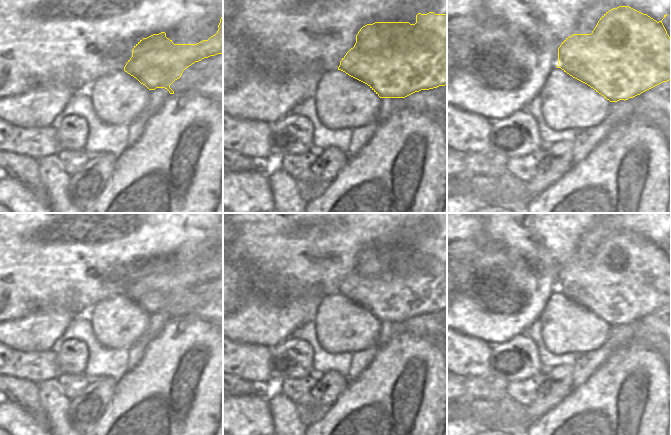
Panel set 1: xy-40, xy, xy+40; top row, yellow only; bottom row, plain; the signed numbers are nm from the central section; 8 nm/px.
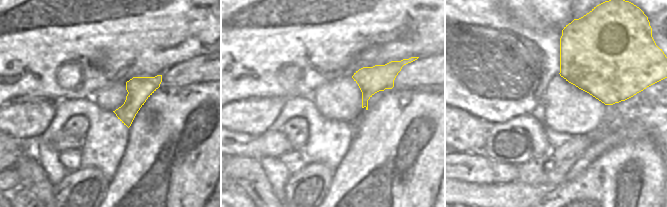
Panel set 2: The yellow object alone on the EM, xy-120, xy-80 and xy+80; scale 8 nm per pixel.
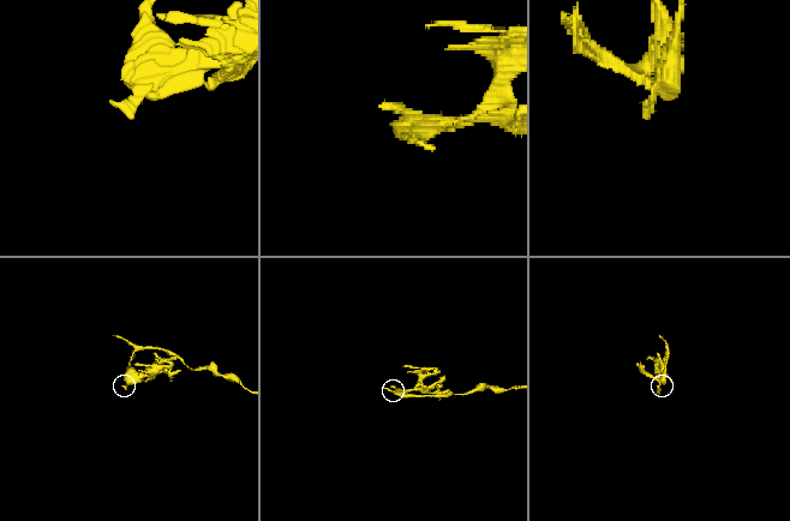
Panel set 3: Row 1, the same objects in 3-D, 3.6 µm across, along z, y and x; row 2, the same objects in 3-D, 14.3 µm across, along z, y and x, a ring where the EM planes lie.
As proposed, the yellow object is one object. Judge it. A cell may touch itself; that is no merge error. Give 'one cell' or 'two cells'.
two cells

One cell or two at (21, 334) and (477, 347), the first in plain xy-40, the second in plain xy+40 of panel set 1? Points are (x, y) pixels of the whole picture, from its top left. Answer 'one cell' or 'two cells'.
two cells

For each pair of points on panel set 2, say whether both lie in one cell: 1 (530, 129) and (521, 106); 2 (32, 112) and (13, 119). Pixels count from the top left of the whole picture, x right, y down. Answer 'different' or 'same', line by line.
1: different
2: same

